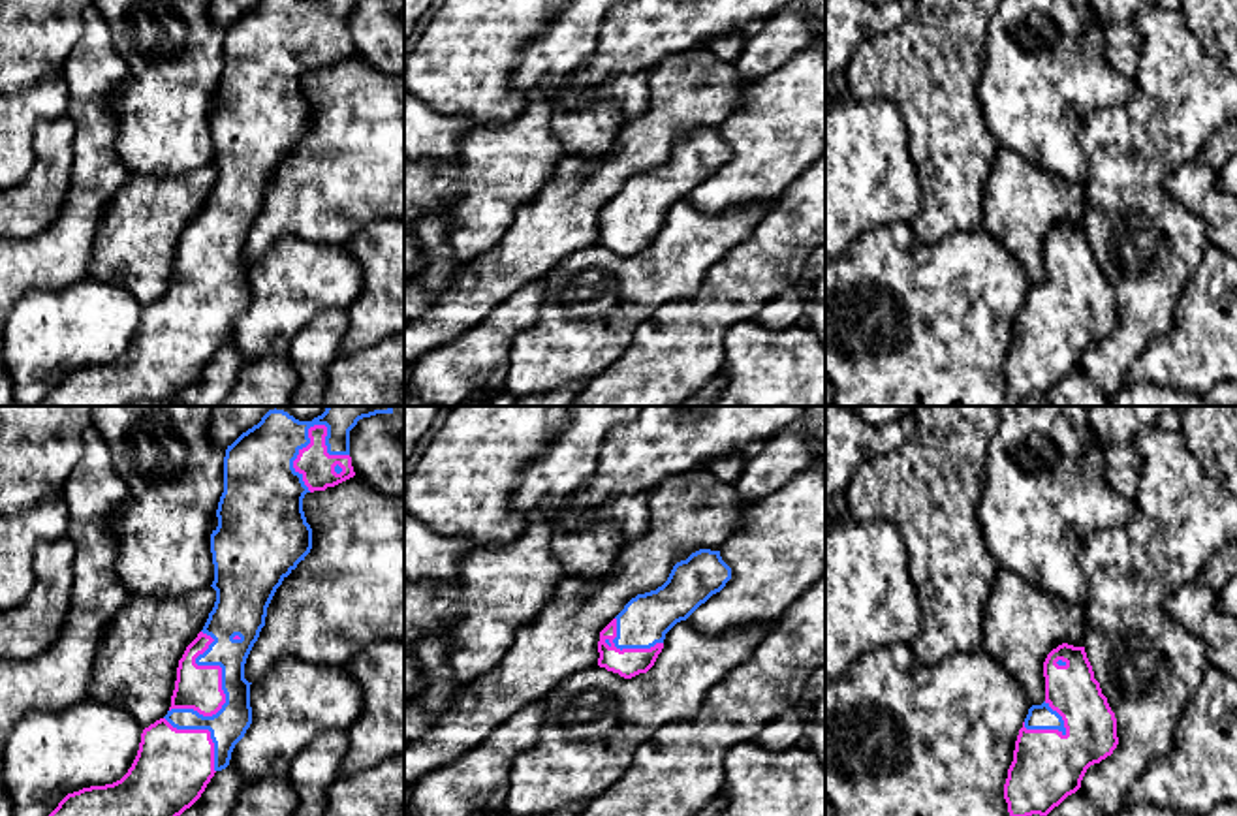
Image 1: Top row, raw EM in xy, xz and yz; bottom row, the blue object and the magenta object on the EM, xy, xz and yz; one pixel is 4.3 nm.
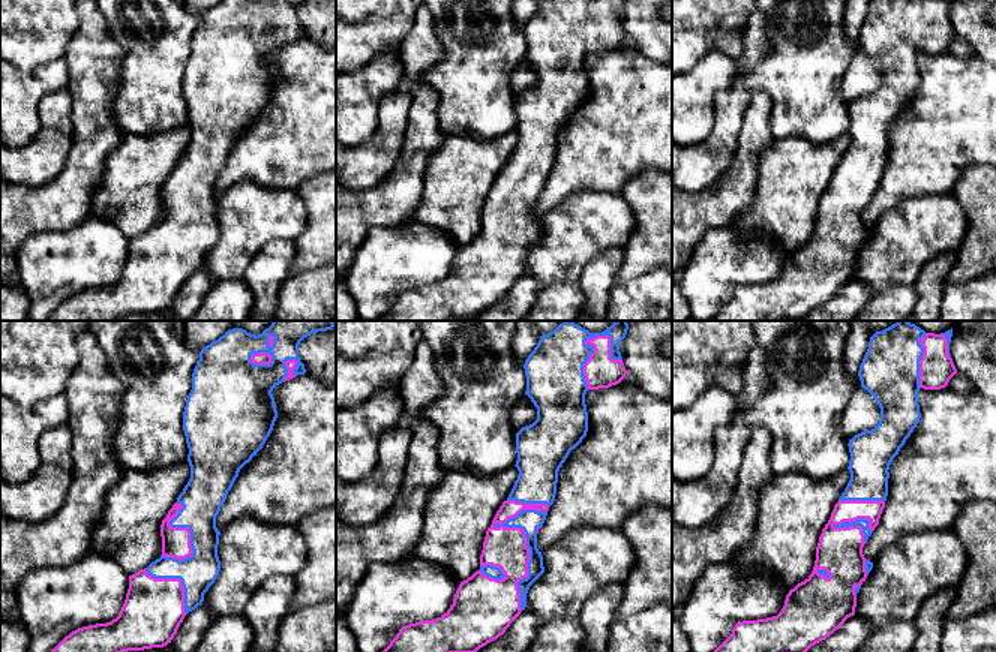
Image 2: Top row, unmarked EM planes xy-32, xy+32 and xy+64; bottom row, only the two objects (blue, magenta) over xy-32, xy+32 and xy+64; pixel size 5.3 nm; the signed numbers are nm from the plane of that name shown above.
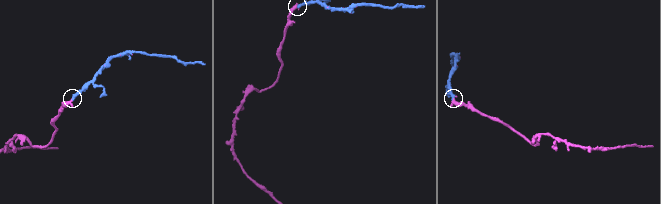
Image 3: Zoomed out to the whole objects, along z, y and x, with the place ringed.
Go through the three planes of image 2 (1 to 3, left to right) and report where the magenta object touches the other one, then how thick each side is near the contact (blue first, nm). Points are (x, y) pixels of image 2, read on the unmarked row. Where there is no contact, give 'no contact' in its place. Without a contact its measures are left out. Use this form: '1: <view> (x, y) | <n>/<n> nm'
1: xy-32 (183, 191) | 220/160 nm
2: xy+32 (527, 204) | 120/220 nm
3: xy+64 (857, 185) | 50/240 nm

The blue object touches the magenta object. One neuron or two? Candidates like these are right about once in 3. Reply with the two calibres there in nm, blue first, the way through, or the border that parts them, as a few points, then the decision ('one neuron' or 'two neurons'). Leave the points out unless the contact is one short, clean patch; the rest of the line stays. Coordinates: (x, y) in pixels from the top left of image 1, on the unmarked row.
220 nm thick on the blue side, 190 nm on the other; one neuron

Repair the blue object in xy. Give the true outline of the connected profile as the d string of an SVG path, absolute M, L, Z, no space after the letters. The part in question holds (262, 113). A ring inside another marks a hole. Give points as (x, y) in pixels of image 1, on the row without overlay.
M259 0L227 24L218 105L211 113L211 165L216 180L203 209L179 239L167 293L143 308L137 335L120 359L68 372L36 406L171 400L201 376L216 350L229 344L235 323L252 303L246 237L265 205L276 167L312 128L303 77L355 55L350 36L350 9L355 4L357 0Z

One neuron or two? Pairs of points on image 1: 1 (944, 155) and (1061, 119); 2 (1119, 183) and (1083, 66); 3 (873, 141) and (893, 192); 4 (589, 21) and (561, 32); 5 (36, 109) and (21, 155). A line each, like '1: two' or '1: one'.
1: two
2: two
3: one
4: one
5: one

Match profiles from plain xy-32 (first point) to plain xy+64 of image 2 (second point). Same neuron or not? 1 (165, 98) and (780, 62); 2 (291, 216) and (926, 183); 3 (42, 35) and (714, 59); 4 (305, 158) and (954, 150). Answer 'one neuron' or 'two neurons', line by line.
1: one neuron
2: two neurons
3: two neurons
4: one neuron

